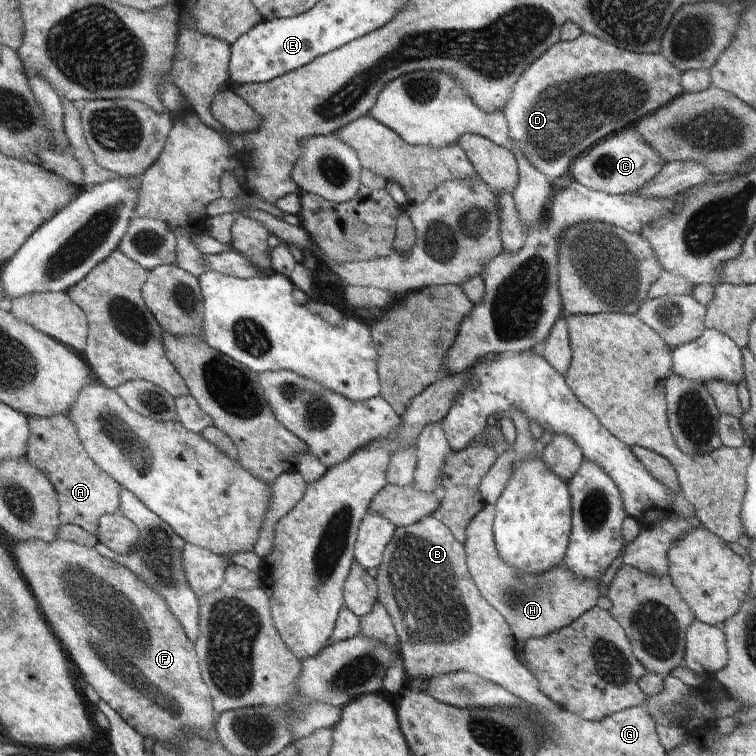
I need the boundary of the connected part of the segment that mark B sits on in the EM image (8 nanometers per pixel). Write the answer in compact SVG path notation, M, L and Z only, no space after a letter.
M426 515L414 524L396 527L377 569L377 600L390 615L394 630L399 636L397 649L410 679L428 679L442 673L468 671L486 682L505 688L531 706L551 711L562 709L540 690L538 679L517 659L517 652L514 650L516 639L510 625L480 594L467 565L465 545L454 538L445 524L432 515Z

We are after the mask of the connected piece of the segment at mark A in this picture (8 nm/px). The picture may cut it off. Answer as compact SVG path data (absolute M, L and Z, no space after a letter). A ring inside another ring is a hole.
M30 415L30 434L27 440L27 453L31 463L47 474L59 500L59 519L62 525L75 524L98 536L99 520L102 515L118 512L122 487L106 474L88 456L76 427L68 415L39 417Z

